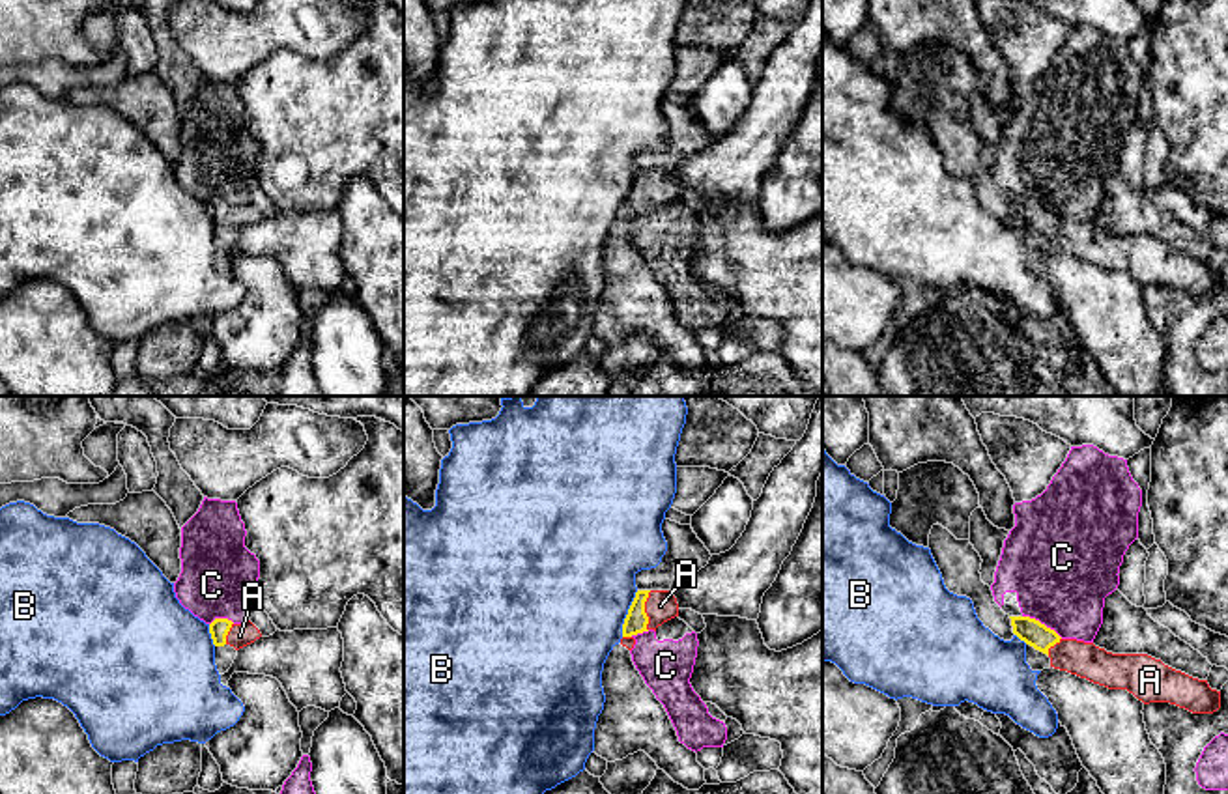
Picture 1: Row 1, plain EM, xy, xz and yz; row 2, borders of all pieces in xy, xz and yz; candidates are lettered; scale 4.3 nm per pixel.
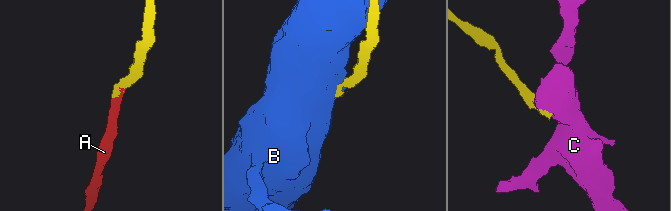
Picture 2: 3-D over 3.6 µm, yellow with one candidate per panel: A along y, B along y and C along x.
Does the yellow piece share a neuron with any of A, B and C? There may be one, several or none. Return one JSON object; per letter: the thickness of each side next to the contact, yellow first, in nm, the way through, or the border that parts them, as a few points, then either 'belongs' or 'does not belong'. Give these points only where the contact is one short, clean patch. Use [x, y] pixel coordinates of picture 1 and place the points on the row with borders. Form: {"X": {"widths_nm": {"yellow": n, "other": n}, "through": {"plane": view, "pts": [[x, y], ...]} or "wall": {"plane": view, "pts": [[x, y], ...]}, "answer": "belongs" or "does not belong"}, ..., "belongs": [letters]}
{"A": {"widths_nm": {"yellow": 100, "other": 140}, "through": {"plane": "xz", "pts": [[636, 621], [643, 611], [660, 606]]}, "answer": "belongs"}, "B": {"widths_nm": {"yellow": 100, "other": 480}, "wall": {"plane": "xz", "pts": [[638, 591], [621, 636]]}, "answer": "does not belong"}, "C": {"widths_nm": {"yellow": 110, "other": 440}, "wall": {"plane": "yz", "pts": [[1023, 615], [1038, 619], [1062, 638]]}, "answer": "does not belong"}, "belongs": ["A"]}

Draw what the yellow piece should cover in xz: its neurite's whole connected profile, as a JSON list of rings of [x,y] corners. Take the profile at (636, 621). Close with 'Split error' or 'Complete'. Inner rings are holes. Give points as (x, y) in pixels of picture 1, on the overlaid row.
[[[637,590],[622,624],[621,645],[632,650],[637,633],[656,631],[675,617],[678,617],[678,603],[671,590]]]. Split error

